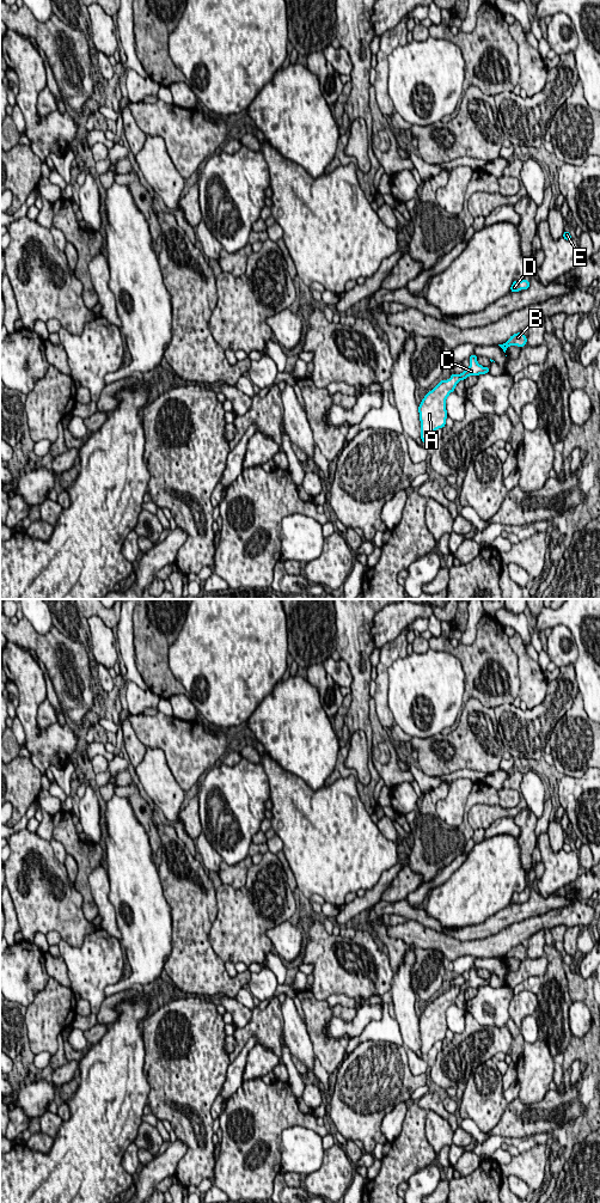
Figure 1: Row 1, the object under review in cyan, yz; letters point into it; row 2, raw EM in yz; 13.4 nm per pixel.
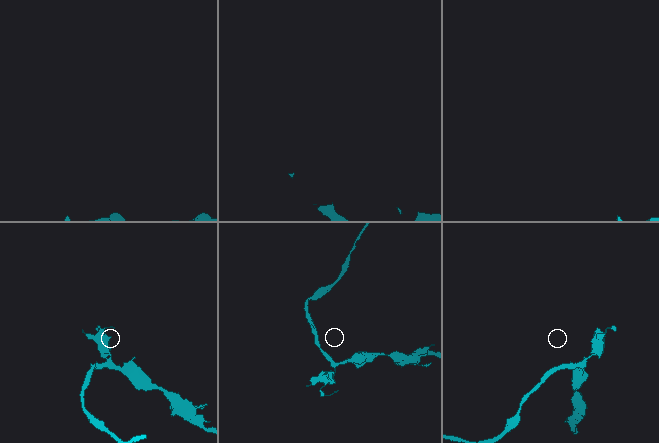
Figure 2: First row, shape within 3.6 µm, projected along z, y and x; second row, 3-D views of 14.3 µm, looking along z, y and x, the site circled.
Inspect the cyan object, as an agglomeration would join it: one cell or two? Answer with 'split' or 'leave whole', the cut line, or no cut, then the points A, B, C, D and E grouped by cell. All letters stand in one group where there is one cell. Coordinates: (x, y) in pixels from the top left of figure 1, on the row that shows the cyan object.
leave whole; no cut; A B C D E

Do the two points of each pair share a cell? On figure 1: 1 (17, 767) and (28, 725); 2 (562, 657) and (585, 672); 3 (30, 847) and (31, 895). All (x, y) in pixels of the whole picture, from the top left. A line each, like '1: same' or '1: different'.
1: different
2: different
3: same

